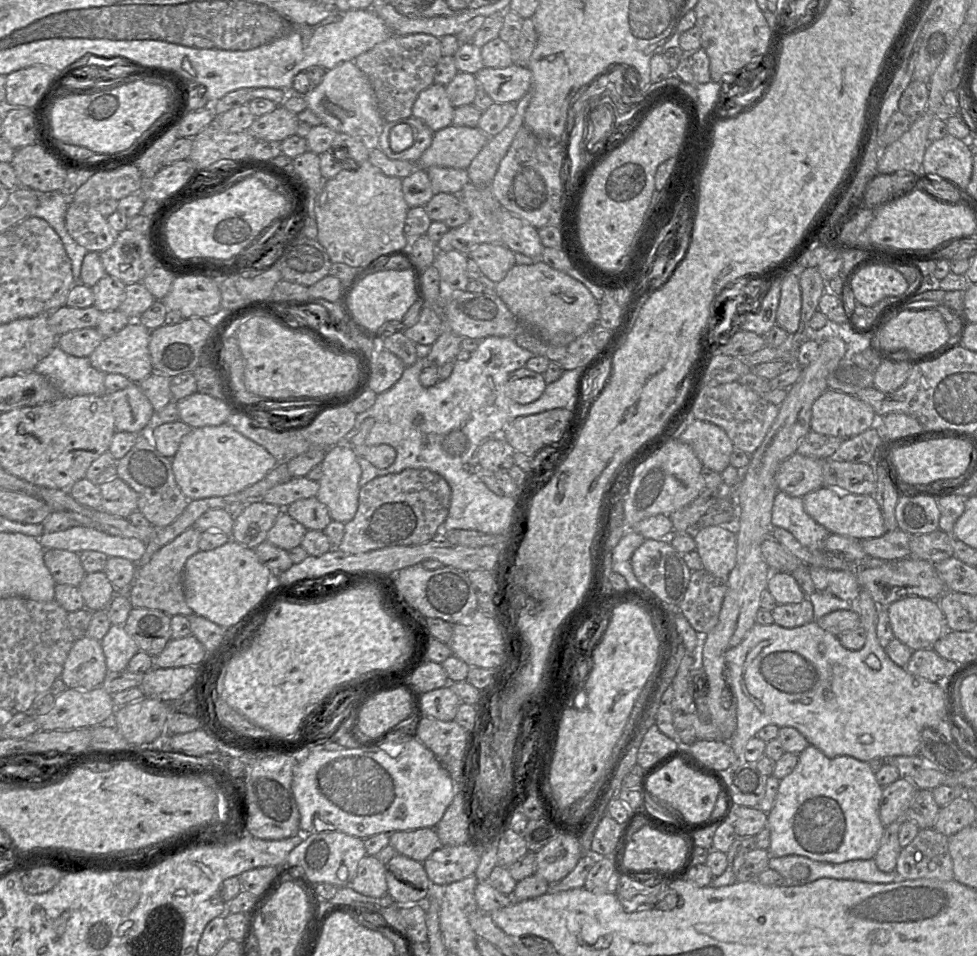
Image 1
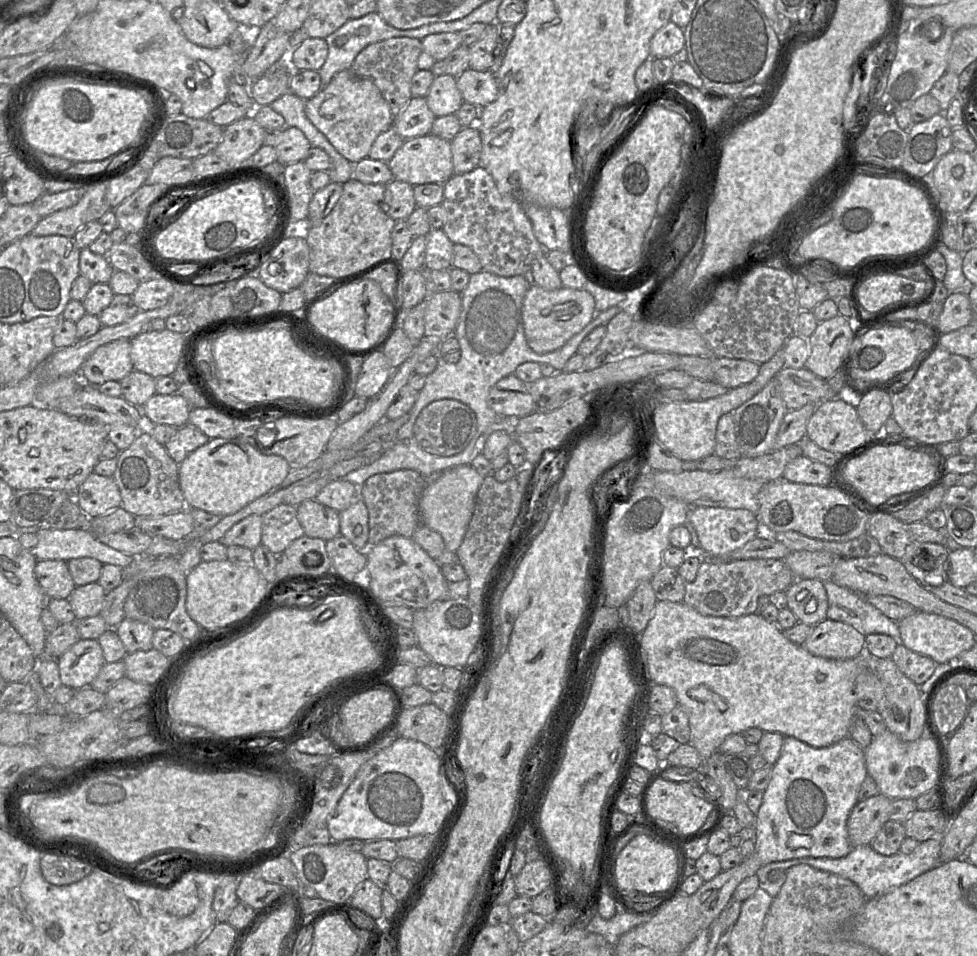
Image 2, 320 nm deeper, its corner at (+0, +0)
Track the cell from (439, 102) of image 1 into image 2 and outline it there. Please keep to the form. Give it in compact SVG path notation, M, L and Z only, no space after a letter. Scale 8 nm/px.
M412 97L400 113L394 115L393 128L404 139L431 133L436 116L425 97Z

